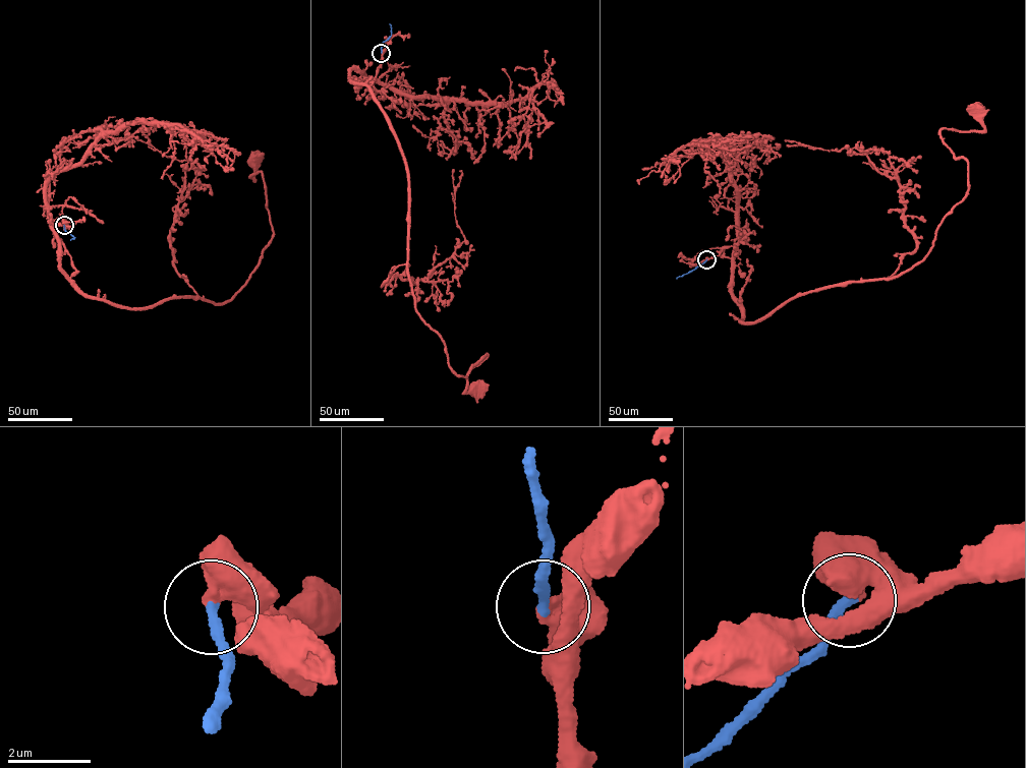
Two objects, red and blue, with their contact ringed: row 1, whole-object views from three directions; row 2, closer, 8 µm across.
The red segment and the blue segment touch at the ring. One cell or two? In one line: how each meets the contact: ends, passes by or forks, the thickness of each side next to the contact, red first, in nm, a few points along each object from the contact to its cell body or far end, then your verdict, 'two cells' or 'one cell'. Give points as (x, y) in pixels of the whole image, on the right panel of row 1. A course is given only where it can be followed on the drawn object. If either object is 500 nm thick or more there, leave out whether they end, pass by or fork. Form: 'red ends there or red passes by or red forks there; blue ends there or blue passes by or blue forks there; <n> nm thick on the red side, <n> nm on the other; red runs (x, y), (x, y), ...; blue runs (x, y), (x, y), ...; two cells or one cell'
650 nm thick on the red side, 260 nm on the other; red runs (706, 259), (737, 248), (744, 323), (898, 277), (965, 195), (967, 161), (941, 130), (982, 130), (976, 112); blue runs (706, 259), (677, 279); two cells

